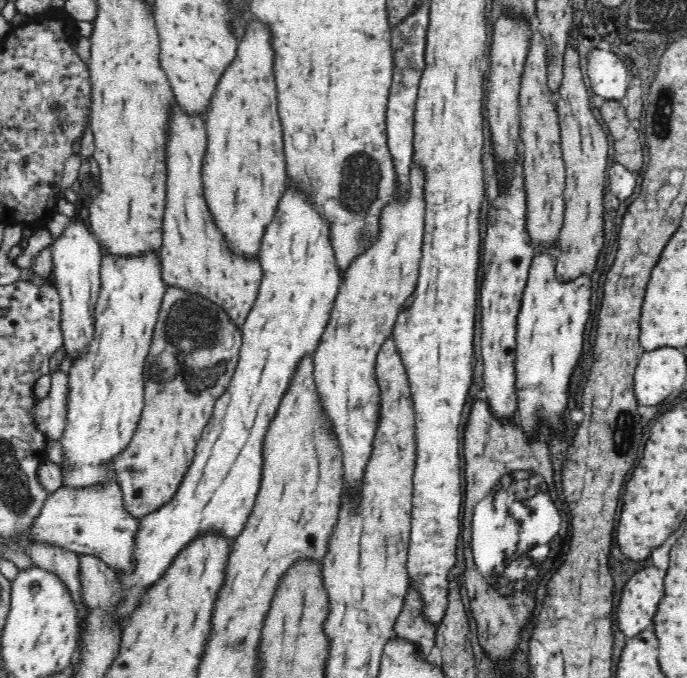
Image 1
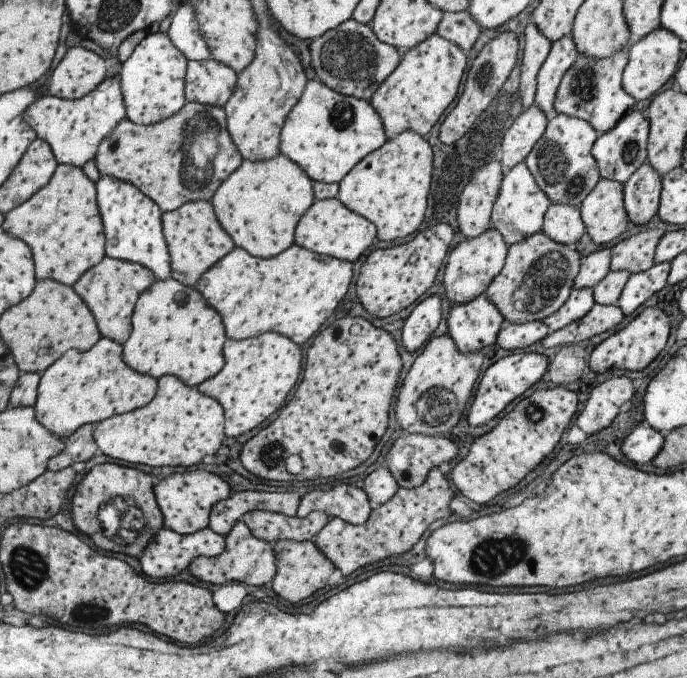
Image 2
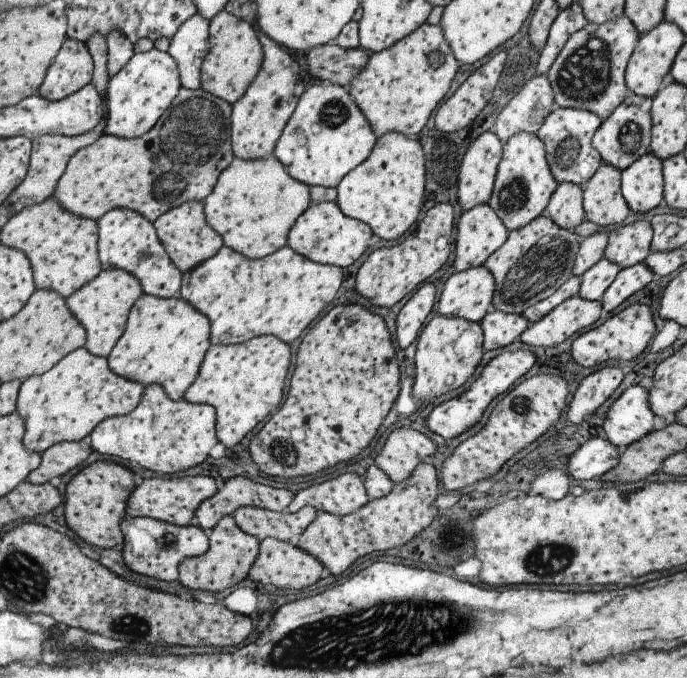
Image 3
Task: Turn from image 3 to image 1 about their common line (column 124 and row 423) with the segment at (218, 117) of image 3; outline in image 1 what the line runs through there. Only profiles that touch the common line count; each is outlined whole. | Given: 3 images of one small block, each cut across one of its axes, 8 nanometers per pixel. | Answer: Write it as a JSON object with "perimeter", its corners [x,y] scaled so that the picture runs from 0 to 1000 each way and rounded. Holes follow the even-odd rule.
{"perimeter":[[[245,423],[236,441],[236,451],[226,481],[221,504],[213,525],[208,555],[210,600],[198,637],[183,661],[164,678],[169,709],[178,721],[180,751],[192,763],[207,763],[227,755],[246,742],[259,723],[271,695],[279,684],[284,661],[295,631],[304,624],[313,593],[328,580],[339,556],[352,491],[335,476],[335,468],[306,441],[281,435],[256,423]]]}

